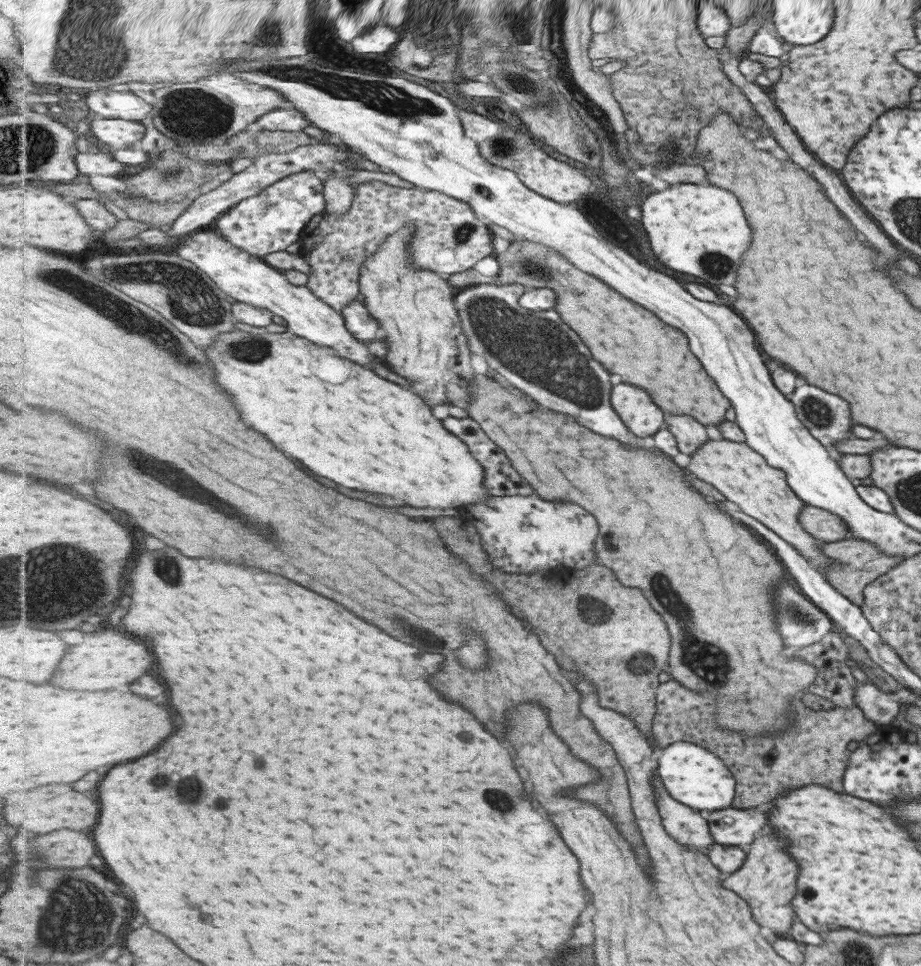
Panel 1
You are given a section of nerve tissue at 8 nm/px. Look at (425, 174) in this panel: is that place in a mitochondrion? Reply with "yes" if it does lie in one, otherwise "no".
no

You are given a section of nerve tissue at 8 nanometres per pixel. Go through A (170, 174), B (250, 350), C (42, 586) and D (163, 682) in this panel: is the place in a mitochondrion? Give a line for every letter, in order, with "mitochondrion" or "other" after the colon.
A: mitochondrion
B: mitochondrion
C: mitochondrion
D: other

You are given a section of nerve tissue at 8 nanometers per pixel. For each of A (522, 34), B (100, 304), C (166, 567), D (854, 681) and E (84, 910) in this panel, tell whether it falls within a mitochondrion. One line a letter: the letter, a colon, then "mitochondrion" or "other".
A: mitochondrion
B: mitochondrion
C: mitochondrion
D: other
E: mitochondrion

